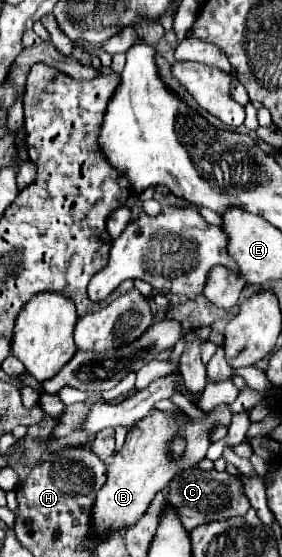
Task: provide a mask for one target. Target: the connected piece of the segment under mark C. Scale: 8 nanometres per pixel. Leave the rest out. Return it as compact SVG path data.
M198 468L182 470L170 482L170 492L166 494L166 500L180 512L180 520L186 530L194 530L198 524L236 518L250 510L250 502L242 492L242 476L240 474L230 476L228 472L216 472L216 470L208 470L208 472Z

